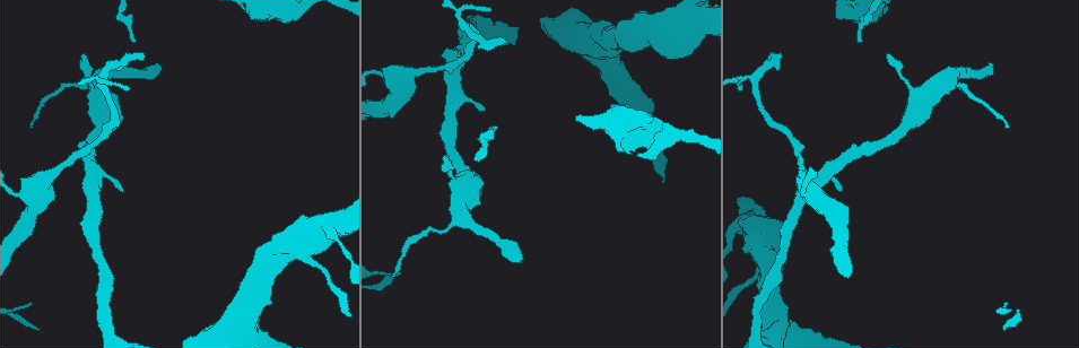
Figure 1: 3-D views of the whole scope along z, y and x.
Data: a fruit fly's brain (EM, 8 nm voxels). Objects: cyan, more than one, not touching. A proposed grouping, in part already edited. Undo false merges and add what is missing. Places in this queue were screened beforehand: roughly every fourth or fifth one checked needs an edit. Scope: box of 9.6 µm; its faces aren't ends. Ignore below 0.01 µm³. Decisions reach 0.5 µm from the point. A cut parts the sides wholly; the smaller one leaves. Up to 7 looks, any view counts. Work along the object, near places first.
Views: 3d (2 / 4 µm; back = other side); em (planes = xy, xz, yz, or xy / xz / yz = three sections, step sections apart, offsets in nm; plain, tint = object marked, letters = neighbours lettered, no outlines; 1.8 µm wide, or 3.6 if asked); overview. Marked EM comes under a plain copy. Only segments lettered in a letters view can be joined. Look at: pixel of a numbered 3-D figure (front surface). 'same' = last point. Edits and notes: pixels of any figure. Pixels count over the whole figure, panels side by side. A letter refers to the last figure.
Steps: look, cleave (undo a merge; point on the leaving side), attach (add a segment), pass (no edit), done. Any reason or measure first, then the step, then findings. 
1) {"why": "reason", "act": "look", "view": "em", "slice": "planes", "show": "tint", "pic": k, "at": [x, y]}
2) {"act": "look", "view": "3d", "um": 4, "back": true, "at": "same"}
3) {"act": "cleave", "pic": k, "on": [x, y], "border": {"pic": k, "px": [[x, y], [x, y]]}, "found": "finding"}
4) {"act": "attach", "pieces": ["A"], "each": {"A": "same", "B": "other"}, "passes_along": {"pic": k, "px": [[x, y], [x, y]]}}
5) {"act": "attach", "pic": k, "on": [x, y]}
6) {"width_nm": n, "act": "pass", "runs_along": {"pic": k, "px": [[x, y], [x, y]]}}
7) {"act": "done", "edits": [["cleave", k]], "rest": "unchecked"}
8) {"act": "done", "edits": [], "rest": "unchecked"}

{"why": "sudden change in width", "act": "look", "view": "3d", "um": 2, "pic": 1, "at": [452, 176]}

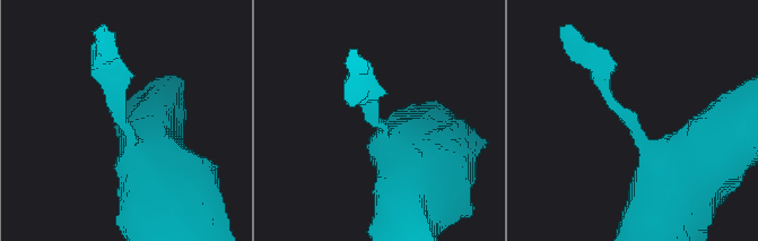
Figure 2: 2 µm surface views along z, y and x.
{"why": "need the tissue", "act": "look", "view": "em", "slice": "planes", "show": "tint", "pic": 2, "at": [631, 125]}

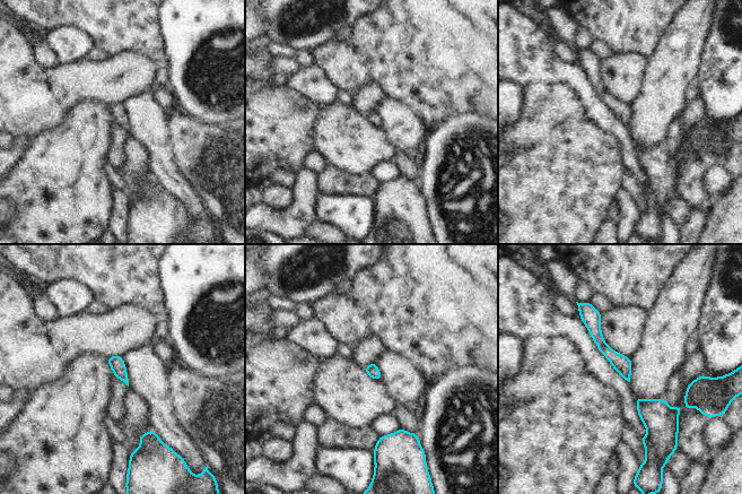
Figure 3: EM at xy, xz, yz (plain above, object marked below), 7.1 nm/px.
{"why": "see the neighbours", "act": "look", "view": "em", "slice": "planes", "show": "letters", "at": "same"}

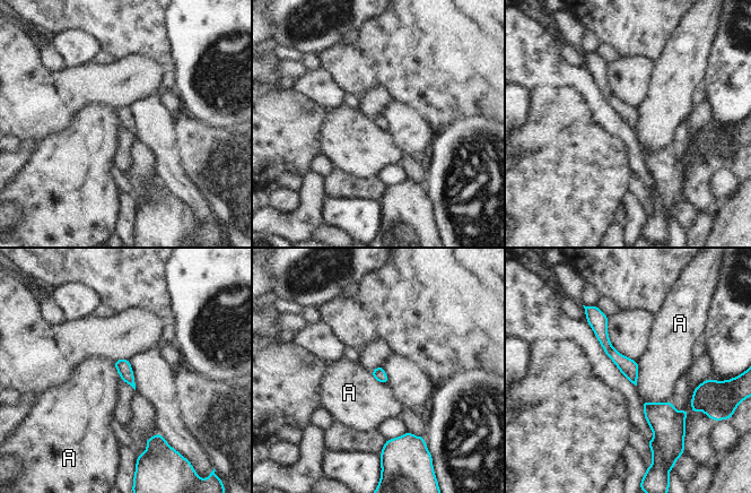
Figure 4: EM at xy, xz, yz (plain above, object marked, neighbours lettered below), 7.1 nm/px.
{"act": "pass", "each": {"A": "other"}, "border": {"pic": 4, "px": [[643, 400], [651, 403], [671, 401]]}, "found": "one cell here"}

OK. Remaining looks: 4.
{"why": "free end", "act": "look", "view": "3d", "um": 4, "pic": 1, "at": [990, 64]}

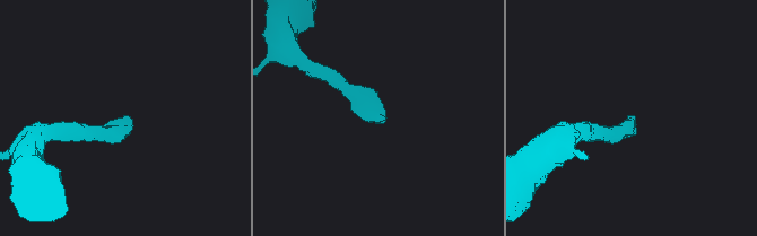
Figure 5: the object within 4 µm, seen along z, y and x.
{"why": "need the tissue", "act": "look", "view": "em", "slice": "xz", "step": 4, "show": "letters", "pic": 5, "at": [124, 116]}

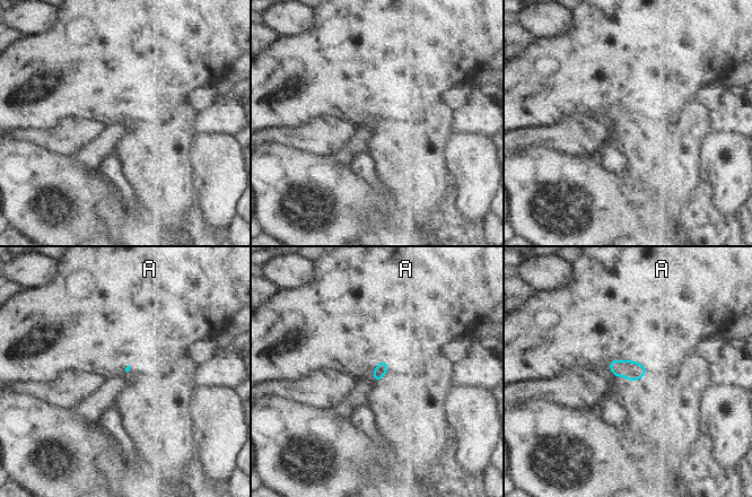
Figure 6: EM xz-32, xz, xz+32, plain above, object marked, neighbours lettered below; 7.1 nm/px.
{"act": "look", "view": "em", "slice": "planes", "show": "letters", "at": "same"}

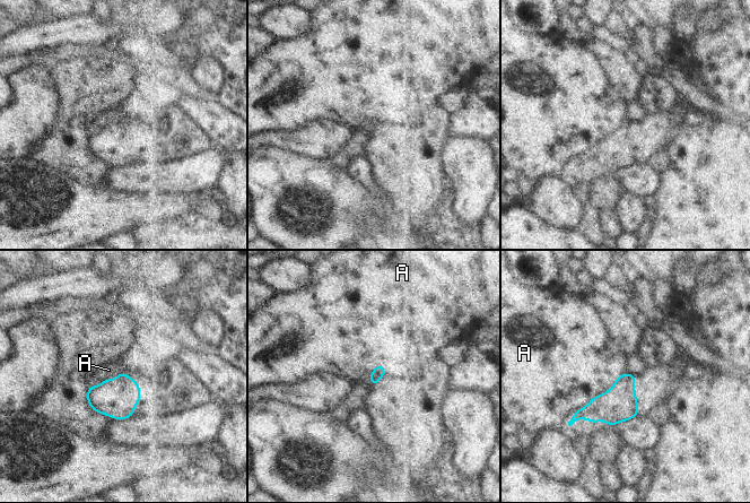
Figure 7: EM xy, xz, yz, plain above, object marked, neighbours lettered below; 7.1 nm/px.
{"longest_contact_nm": ["A", 550], "act": "pass", "each": {"A": "other"}, "border": {"pic": 7, "px": [[625, 372], [565, 425]]}, "found": "no lettered segment goes on from it"}

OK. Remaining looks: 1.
{"act": "done", "edits": [], "rest": "unchecked"}

